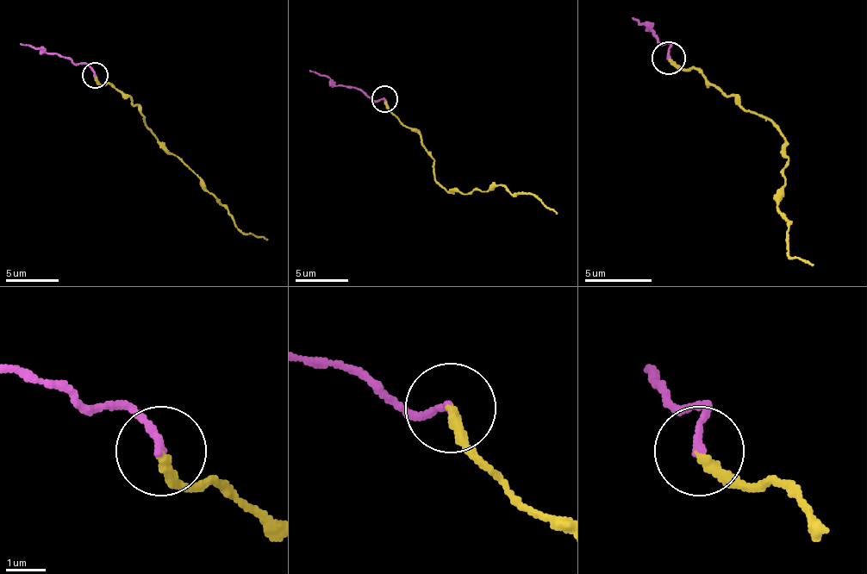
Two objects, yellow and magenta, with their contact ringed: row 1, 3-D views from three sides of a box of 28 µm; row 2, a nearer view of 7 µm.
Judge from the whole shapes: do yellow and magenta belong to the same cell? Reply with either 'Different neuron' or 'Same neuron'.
Same neuron

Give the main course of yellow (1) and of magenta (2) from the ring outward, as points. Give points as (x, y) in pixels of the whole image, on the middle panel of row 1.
1: (385, 98), (419, 135), (433, 175), (448, 190), (503, 185), (557, 215)
2: (385, 98), (371, 101), (358, 88), (334, 85), (308, 69)

